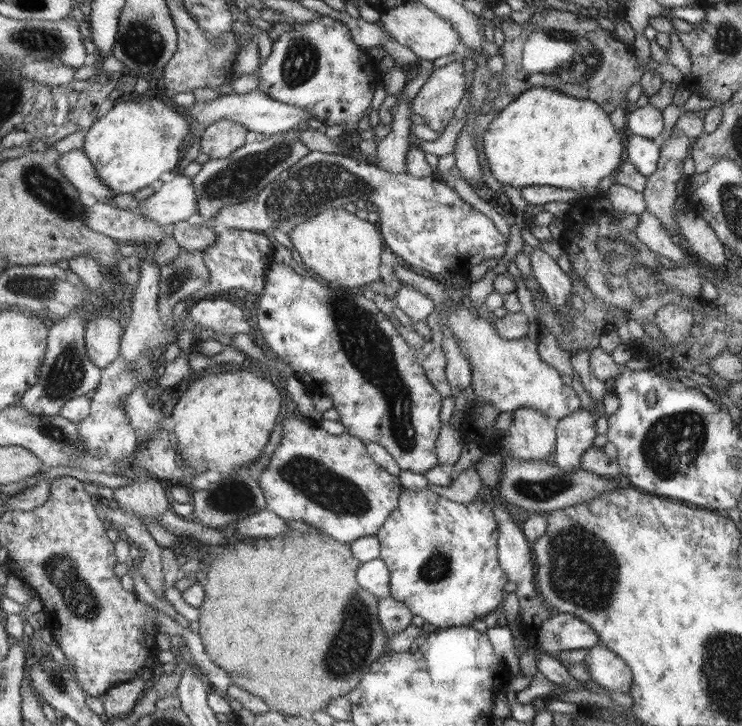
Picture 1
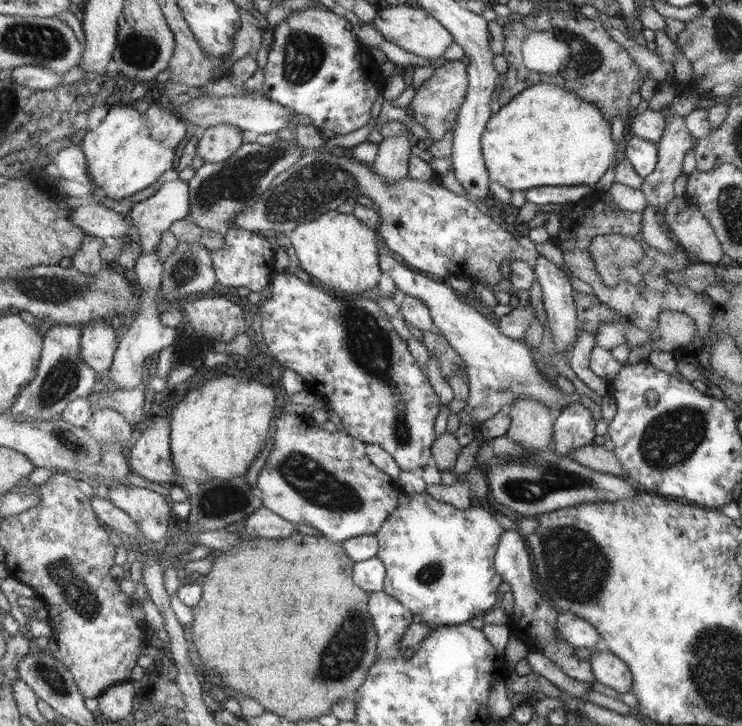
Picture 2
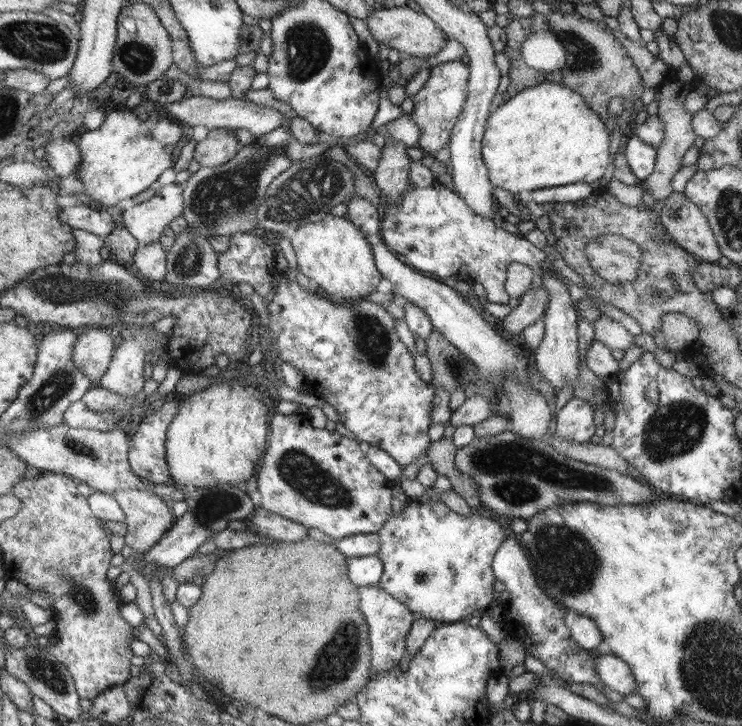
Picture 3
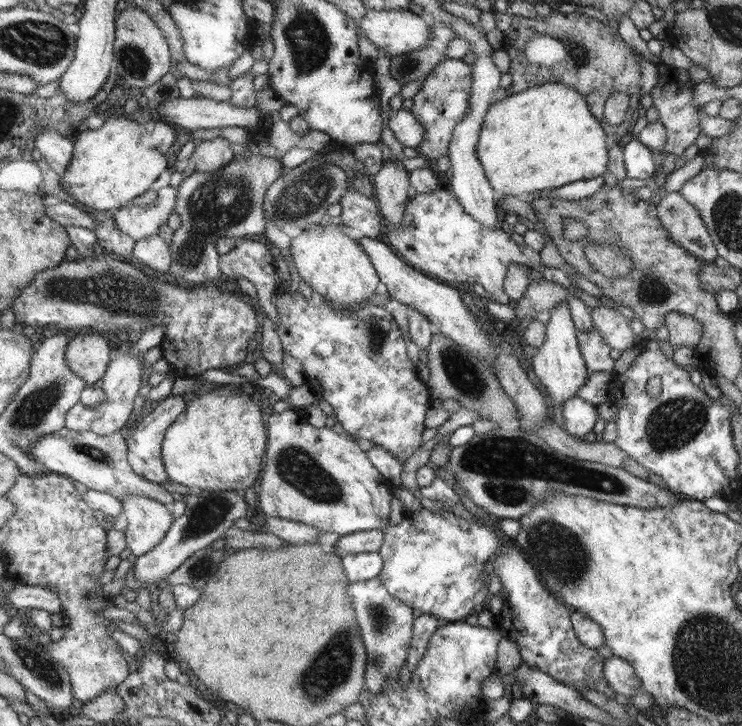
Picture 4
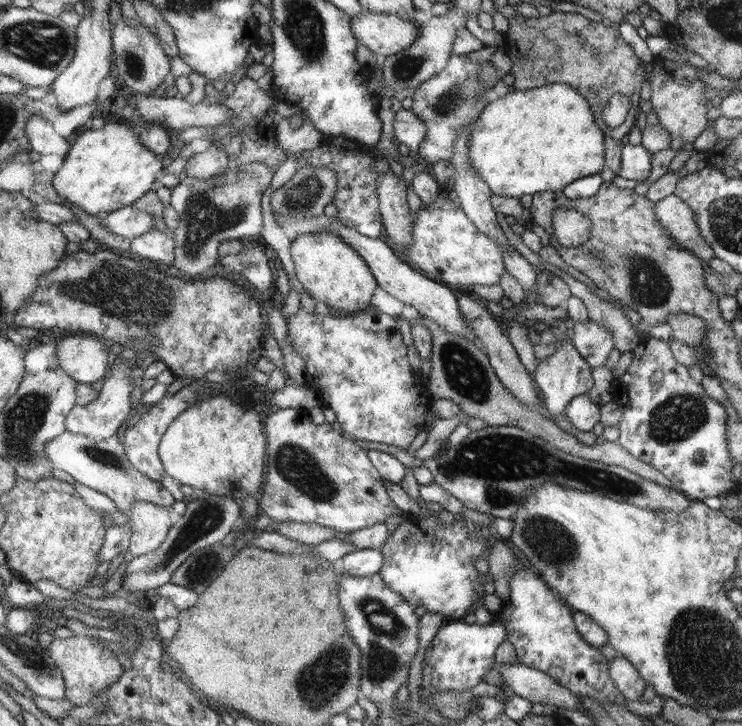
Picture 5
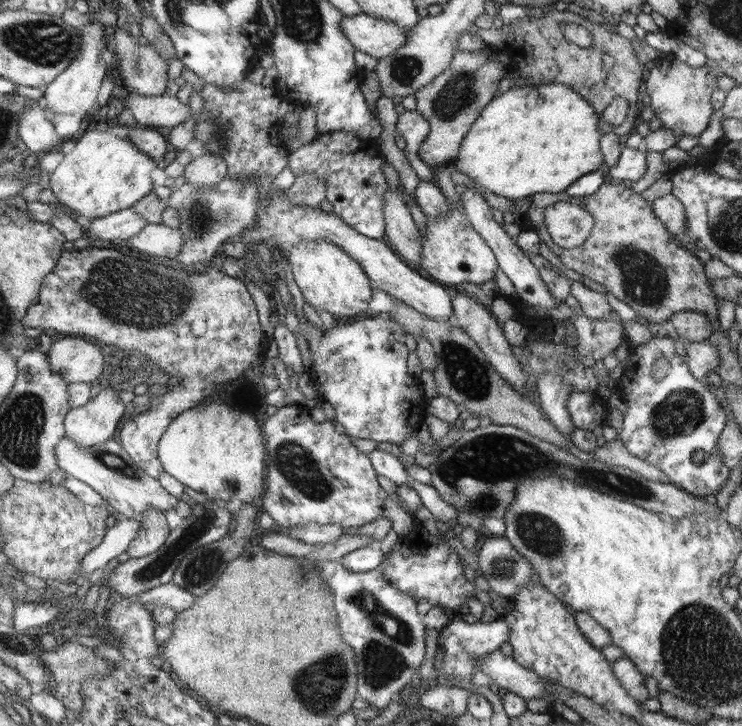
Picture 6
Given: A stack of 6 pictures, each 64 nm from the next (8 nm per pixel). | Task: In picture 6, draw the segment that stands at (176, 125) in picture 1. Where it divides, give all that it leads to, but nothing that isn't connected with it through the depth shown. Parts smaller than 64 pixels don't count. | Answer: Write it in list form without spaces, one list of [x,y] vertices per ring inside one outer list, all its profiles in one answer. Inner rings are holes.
[[[133,126],[126,137],[113,135],[110,131],[98,131],[87,129],[76,140],[72,151],[64,155],[54,172],[49,174],[50,188],[58,202],[71,212],[88,219],[95,219],[120,210],[133,207],[152,190],[152,178],[150,172],[156,168],[157,158],[162,159],[170,145],[166,136],[152,127]]]

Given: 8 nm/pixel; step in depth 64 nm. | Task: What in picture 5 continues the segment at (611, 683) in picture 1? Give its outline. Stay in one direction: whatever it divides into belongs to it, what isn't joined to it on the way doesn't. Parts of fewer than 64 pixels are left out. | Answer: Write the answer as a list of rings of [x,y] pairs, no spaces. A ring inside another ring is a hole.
[[[618,656],[609,661],[611,679],[623,692],[626,699],[639,700],[649,682],[641,677],[640,671],[629,659]]]

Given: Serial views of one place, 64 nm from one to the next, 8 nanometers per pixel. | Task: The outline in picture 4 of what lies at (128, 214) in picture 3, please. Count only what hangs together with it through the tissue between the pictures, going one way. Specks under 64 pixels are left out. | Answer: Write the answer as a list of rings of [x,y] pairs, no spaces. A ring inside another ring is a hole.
[[[167,185],[157,192],[157,201],[146,206],[122,207],[113,211],[118,230],[131,236],[135,241],[159,234],[162,223],[174,211],[177,188]]]

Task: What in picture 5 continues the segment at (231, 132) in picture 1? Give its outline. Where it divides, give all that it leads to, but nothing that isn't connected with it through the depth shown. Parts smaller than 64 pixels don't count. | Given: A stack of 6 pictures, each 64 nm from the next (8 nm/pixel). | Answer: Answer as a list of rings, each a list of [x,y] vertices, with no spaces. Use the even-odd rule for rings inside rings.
[[[212,143],[206,151],[196,153],[188,159],[185,172],[191,178],[206,180],[226,172],[229,164],[229,155],[226,151],[219,147],[219,143]]]

